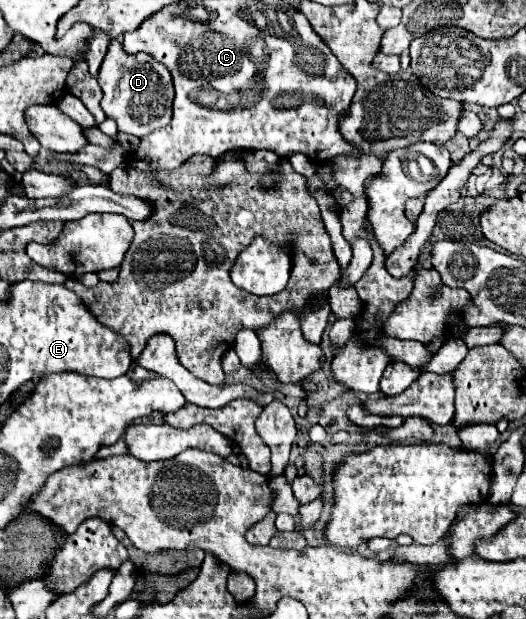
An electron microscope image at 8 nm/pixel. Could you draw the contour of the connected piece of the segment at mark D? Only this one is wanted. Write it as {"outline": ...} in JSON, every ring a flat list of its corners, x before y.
{"outline":[[113,38,109,44,109,52,97,74,97,80,103,90,101,108,105,110,107,118,113,118,117,122,119,132,143,138,145,134,169,124,175,98,173,78,171,72,151,54,127,54,123,50,123,44]]}

